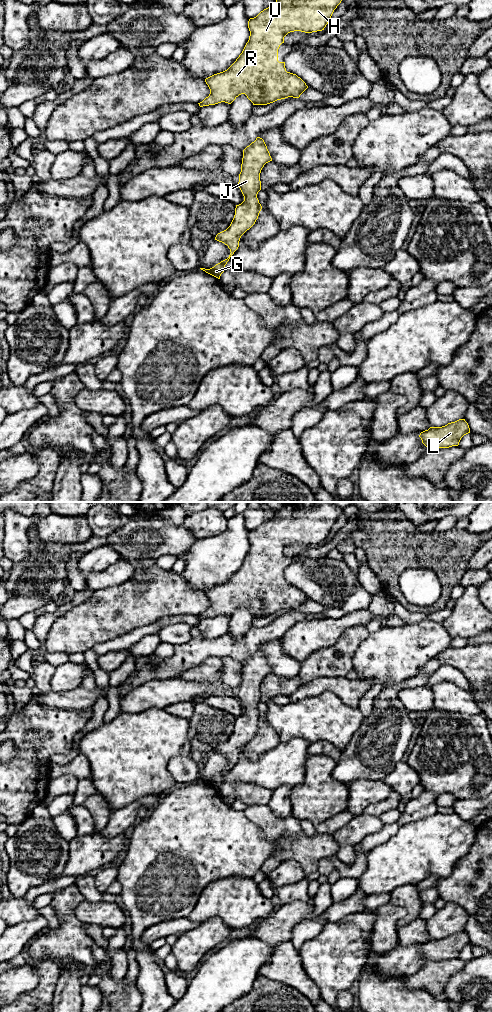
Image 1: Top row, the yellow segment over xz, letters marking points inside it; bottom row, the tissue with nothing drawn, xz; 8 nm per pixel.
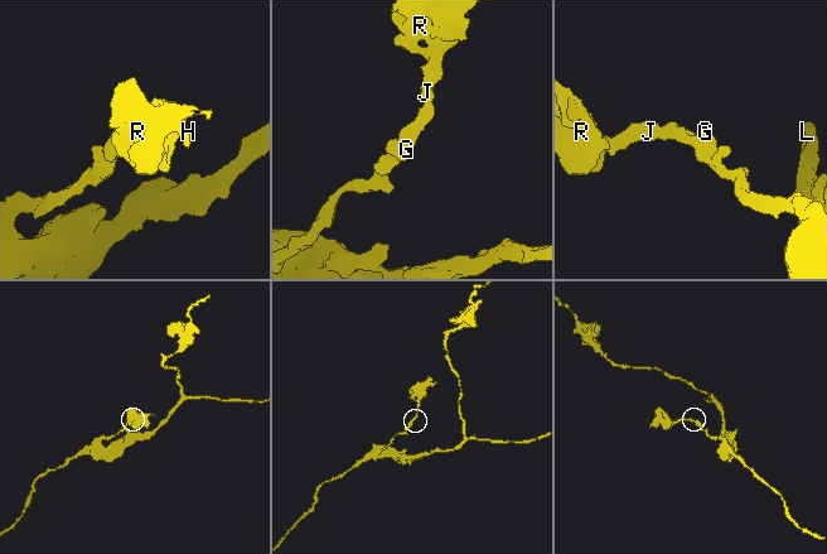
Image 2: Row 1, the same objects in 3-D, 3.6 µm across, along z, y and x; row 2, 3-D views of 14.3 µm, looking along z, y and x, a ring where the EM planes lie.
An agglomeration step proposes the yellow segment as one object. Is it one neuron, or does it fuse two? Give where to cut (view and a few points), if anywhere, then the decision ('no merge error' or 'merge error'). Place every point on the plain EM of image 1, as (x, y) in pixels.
no cut; no merge error

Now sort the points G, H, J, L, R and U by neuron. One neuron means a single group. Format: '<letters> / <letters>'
G H J L R U

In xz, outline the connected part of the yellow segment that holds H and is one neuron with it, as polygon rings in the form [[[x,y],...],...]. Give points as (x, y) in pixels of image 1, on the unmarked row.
[[[292,502],[285,504],[280,510],[276,511],[273,518],[264,521],[256,529],[249,531],[250,548],[242,565],[227,582],[205,591],[210,606],[202,614],[198,615],[199,618],[215,617],[221,614],[231,616],[241,606],[245,606],[253,617],[267,617],[288,609],[299,610],[308,598],[296,586],[286,583],[285,574],[278,573],[278,561],[284,555],[284,549],[290,544],[312,545],[324,542],[341,513],[342,509],[333,502],[303,502],[302,507]]]

